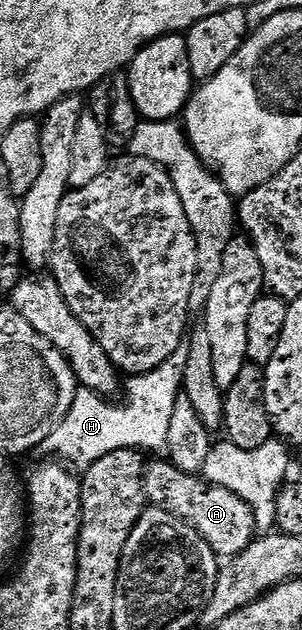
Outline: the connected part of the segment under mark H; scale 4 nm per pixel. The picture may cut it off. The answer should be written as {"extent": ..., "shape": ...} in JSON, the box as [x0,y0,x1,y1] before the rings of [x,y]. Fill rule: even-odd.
{"extent":[42,353,187,465],"shape":[[[176,353],[172,359],[165,361],[157,369],[142,375],[142,382],[147,383],[147,387],[129,388],[127,400],[116,407],[111,404],[114,402],[108,401],[104,396],[80,389],[65,418],[44,441],[42,454],[47,454],[47,457],[58,457],[68,464],[90,465],[114,451],[148,453],[147,451],[155,451],[158,447],[159,450],[166,448],[169,417],[173,417],[175,403],[181,398],[183,368],[187,358],[186,354]]]}

